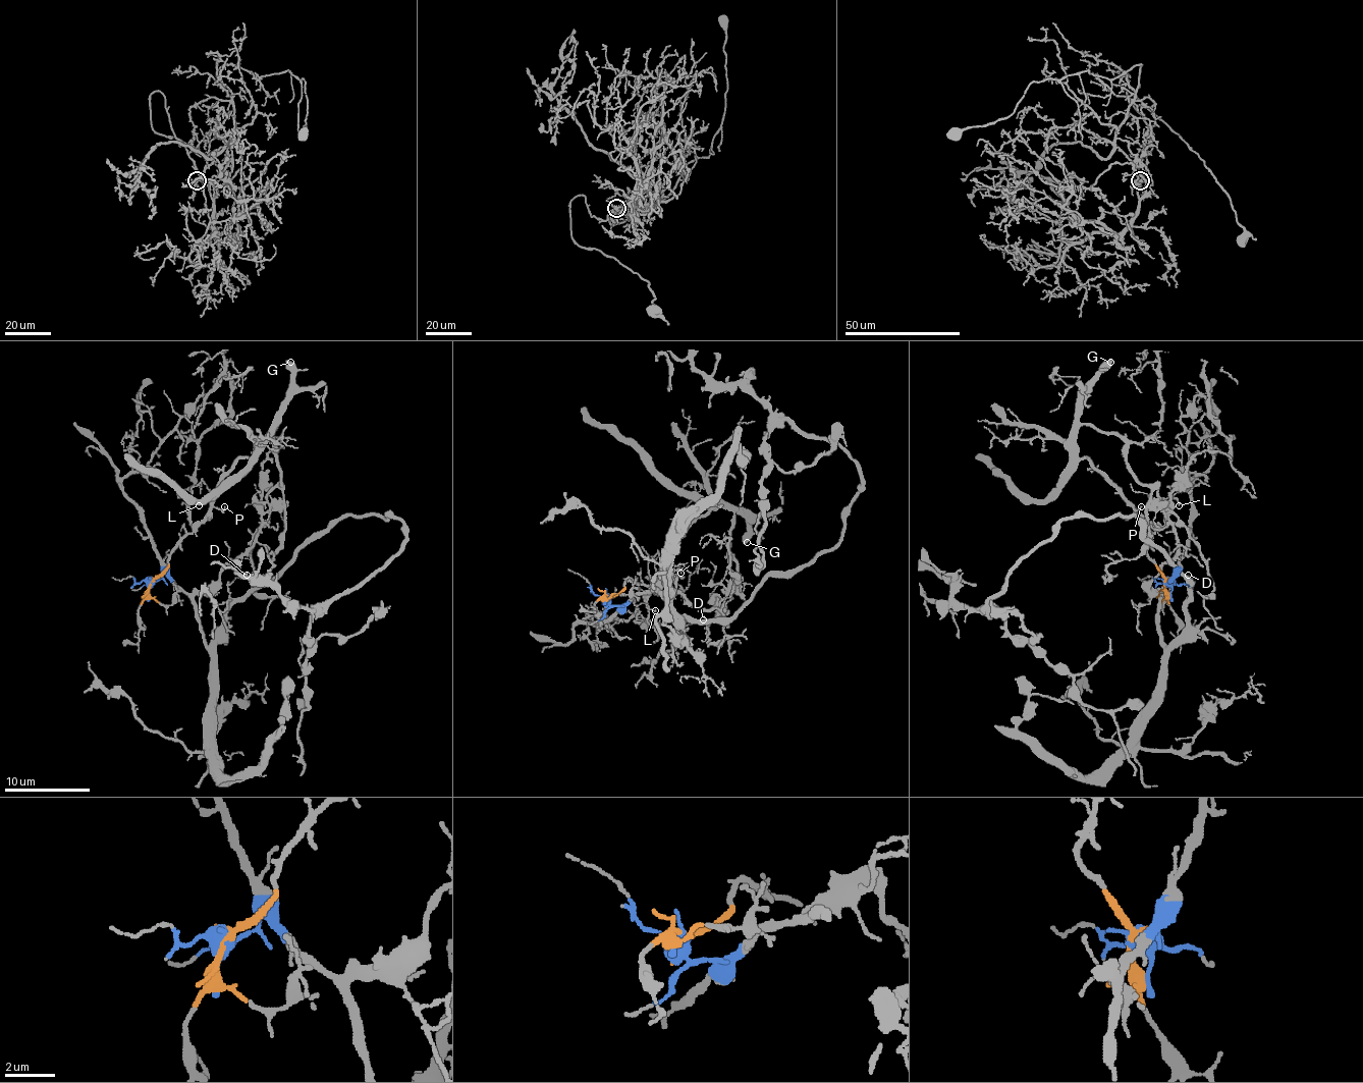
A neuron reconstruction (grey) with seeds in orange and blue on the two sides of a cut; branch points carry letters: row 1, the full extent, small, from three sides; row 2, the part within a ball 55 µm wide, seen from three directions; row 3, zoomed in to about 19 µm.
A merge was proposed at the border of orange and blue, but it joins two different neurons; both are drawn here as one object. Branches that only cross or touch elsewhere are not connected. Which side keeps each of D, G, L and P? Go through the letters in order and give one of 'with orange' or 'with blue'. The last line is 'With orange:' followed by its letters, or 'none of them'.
D: with blue
G: with orange
L: with orange
P: with orange
With orange: G, L, P

